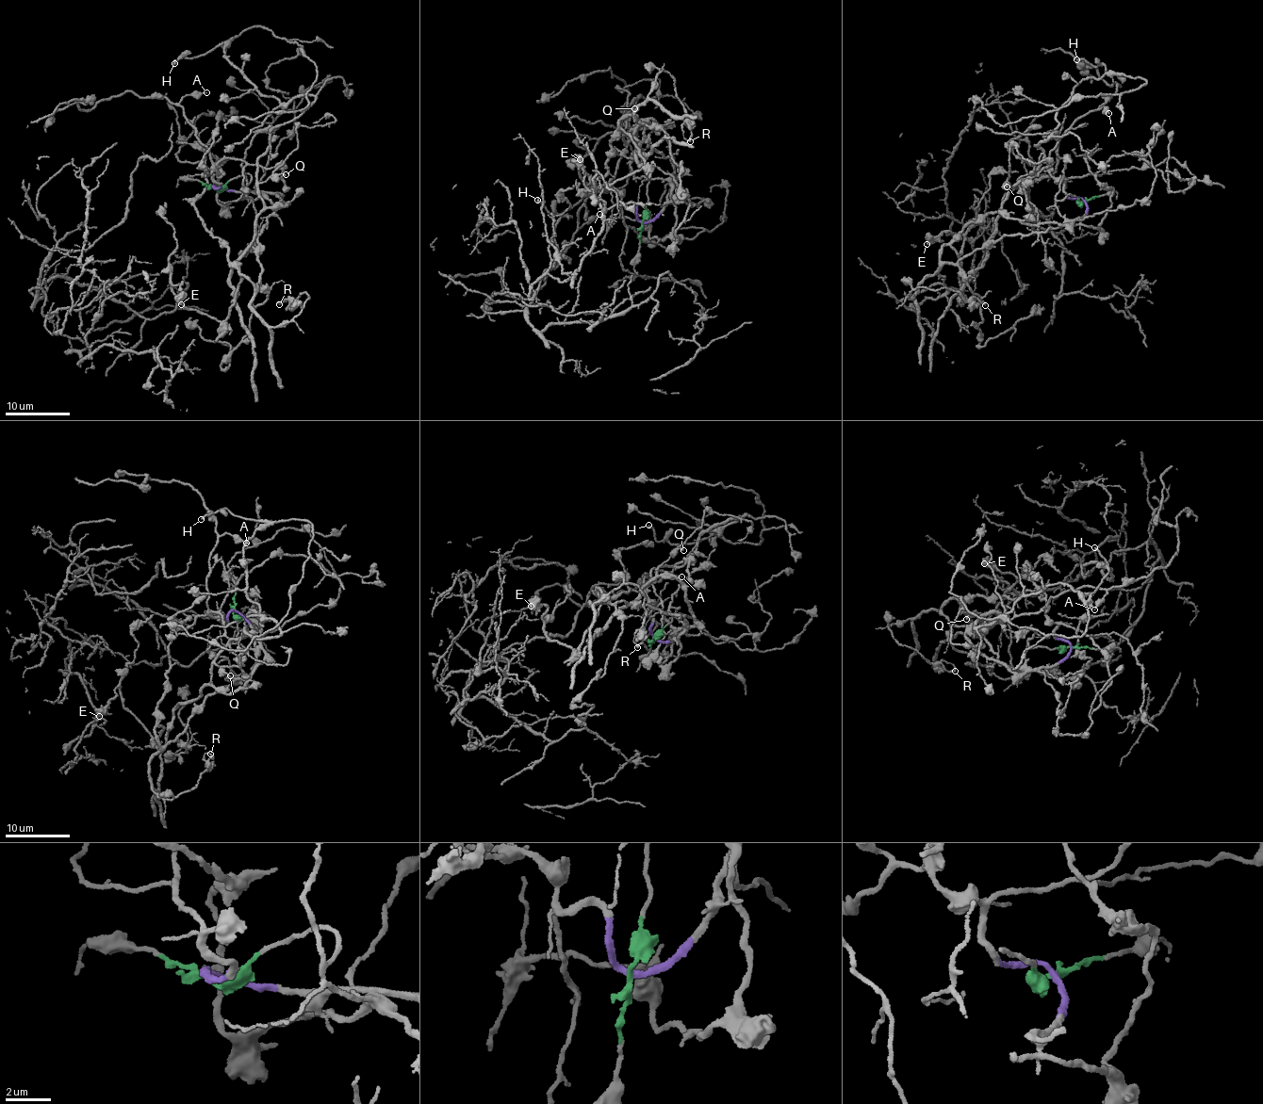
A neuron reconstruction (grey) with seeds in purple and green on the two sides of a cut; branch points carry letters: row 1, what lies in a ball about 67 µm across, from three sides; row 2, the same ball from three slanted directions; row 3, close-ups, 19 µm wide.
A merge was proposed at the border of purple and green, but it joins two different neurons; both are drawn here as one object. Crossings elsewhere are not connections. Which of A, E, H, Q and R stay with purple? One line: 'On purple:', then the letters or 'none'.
On purple: A, H, Q

